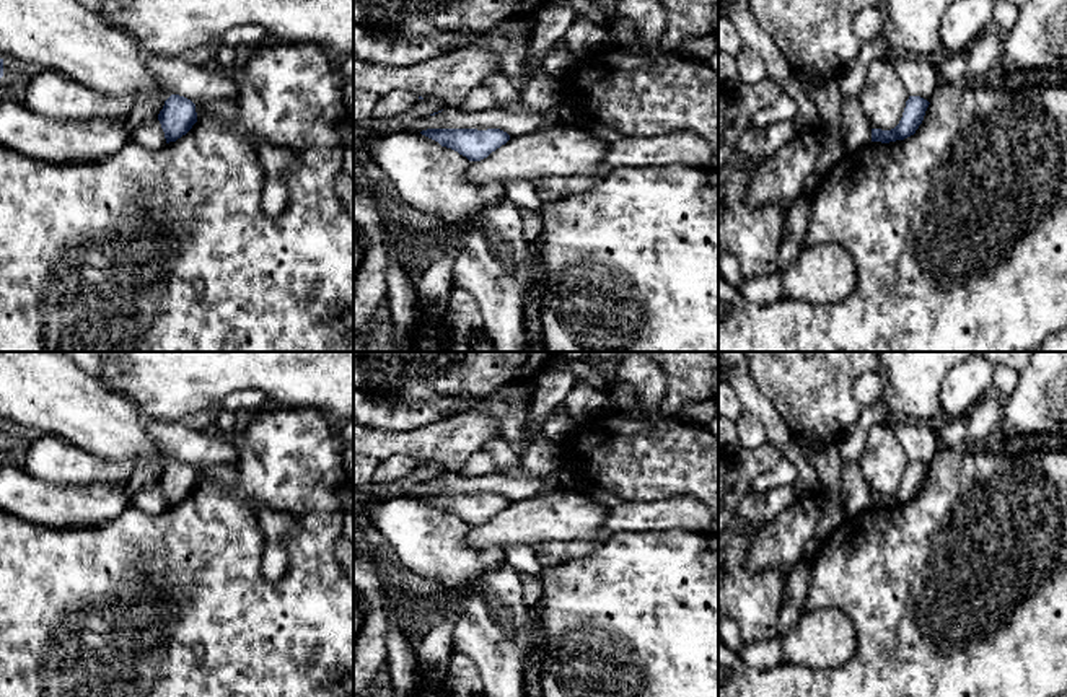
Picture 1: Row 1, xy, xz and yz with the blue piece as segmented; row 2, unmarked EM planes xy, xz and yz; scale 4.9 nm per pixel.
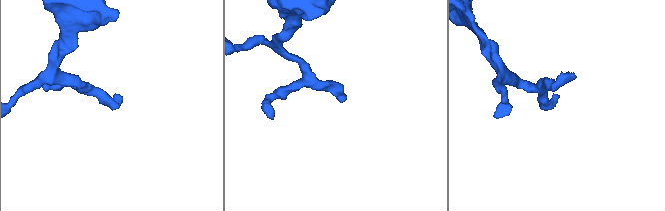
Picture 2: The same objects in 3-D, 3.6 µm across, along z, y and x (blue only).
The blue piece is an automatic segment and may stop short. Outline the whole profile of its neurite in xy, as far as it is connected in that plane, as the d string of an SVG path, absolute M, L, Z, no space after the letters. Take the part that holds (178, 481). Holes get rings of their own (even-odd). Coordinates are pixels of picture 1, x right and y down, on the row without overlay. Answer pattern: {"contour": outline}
{"contour": "M171 459L158 479L166 508L186 500L197 487L195 469L179 459Z"}

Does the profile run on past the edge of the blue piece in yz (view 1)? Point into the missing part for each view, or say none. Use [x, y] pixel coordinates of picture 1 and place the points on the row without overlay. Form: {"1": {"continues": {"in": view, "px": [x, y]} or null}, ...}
{"1": {"continues": null}}

